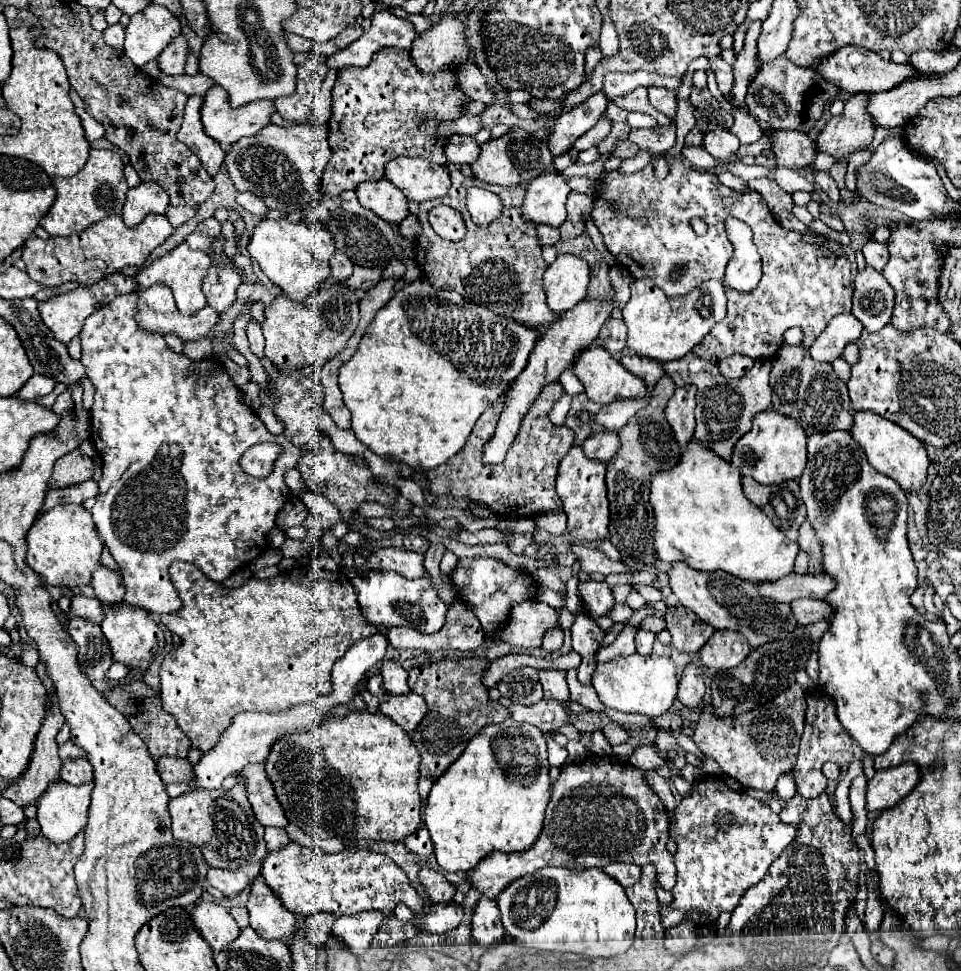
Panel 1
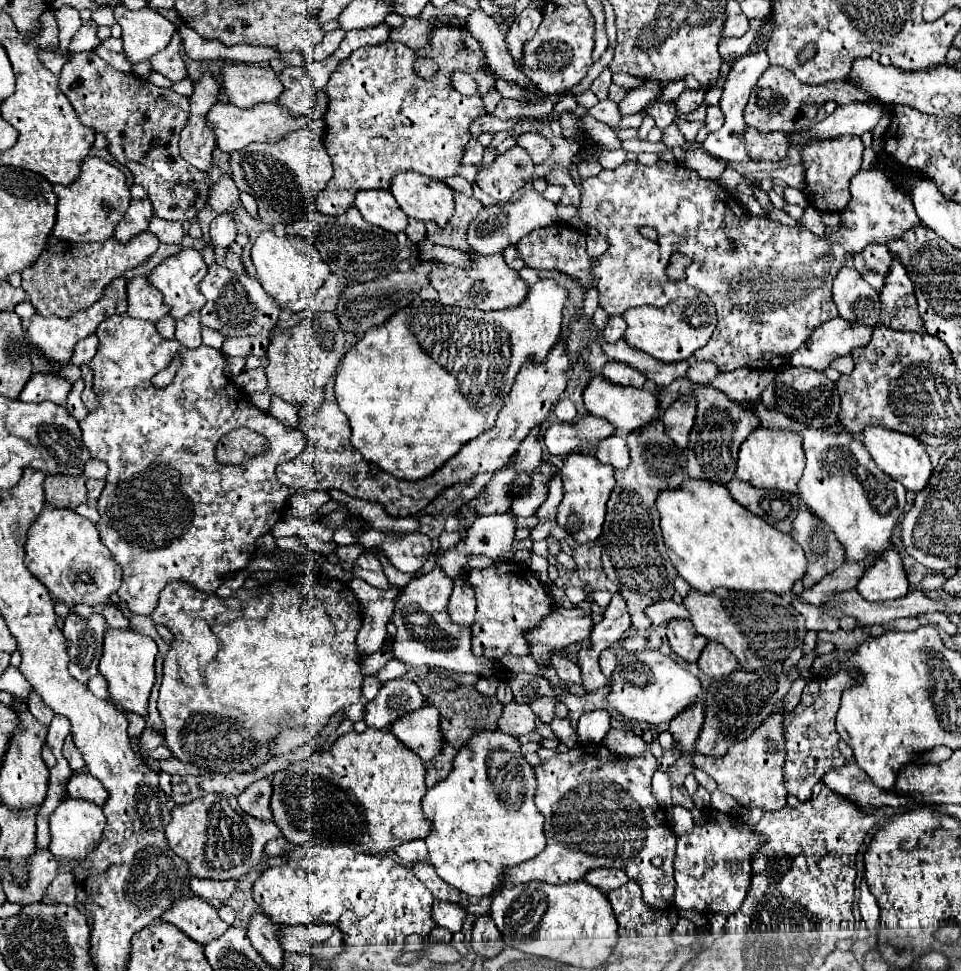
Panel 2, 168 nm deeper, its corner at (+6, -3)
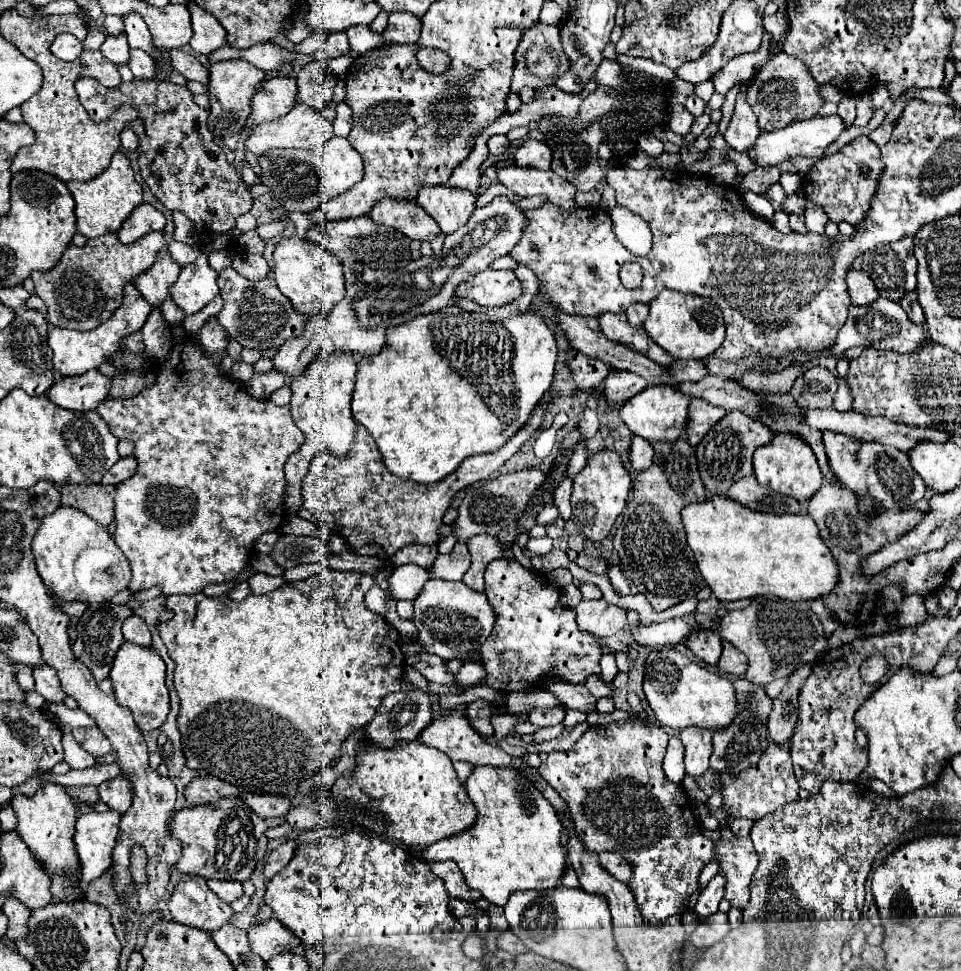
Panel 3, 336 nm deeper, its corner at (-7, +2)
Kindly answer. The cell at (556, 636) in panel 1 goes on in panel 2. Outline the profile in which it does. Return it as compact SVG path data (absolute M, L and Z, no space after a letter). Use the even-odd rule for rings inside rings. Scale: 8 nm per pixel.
M553 655L551 665L555 667L555 671L561 679L581 685L581 673L579 673L579 667L575 665L573 659L563 659L563 655Z

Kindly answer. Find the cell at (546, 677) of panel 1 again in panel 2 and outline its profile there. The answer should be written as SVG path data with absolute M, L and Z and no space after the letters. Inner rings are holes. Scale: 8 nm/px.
M539 697L535 703L531 703L531 709L533 709L533 713L541 721L549 723L555 717L555 699L551 699L551 697Z

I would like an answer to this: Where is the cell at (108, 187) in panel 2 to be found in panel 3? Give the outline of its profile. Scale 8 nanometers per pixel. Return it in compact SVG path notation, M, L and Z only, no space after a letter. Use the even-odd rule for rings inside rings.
M116 152L112 156L110 166L100 176L92 178L88 182L72 180L72 182L66 182L66 186L76 200L78 232L84 234L86 238L98 238L106 232L118 232L120 226L124 224L124 220L132 214L132 210L142 204L142 186L136 182L130 160L122 152Z

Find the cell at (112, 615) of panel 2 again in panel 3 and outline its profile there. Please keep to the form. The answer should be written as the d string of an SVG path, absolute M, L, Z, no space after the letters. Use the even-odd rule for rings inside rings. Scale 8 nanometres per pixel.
M130 616L130 618L124 622L122 632L124 632L124 642L138 644L138 646L146 646L146 648L152 646L150 630L148 630L148 626L144 624L144 620L142 620L140 616Z

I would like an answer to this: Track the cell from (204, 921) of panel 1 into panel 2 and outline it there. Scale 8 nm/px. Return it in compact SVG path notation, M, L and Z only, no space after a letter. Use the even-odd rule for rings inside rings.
M199 897L179 899L167 913L163 913L163 921L179 927L199 945L215 941L229 929L229 925L217 915L217 909Z

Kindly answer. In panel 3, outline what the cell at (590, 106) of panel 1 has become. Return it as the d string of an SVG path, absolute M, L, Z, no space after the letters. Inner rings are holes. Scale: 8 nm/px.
M528 138L516 152L512 162L516 166L524 166L524 168L538 168L538 170L550 170L550 162L552 162L552 150L534 138Z

